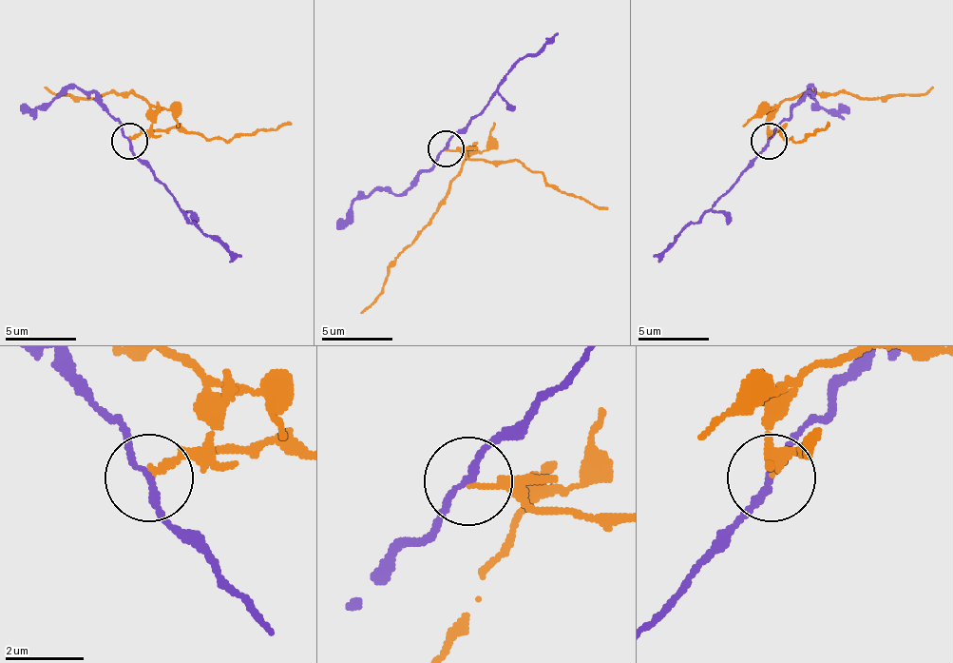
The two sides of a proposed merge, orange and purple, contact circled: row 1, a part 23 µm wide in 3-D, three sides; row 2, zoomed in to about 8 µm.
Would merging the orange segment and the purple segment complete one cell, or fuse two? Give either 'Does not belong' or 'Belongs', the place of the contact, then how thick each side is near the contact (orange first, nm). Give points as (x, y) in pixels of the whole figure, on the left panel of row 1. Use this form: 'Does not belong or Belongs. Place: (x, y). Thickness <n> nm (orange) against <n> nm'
Does not belong. Place: (129, 141). Thickness 140 nm (orange) against 160 nm

